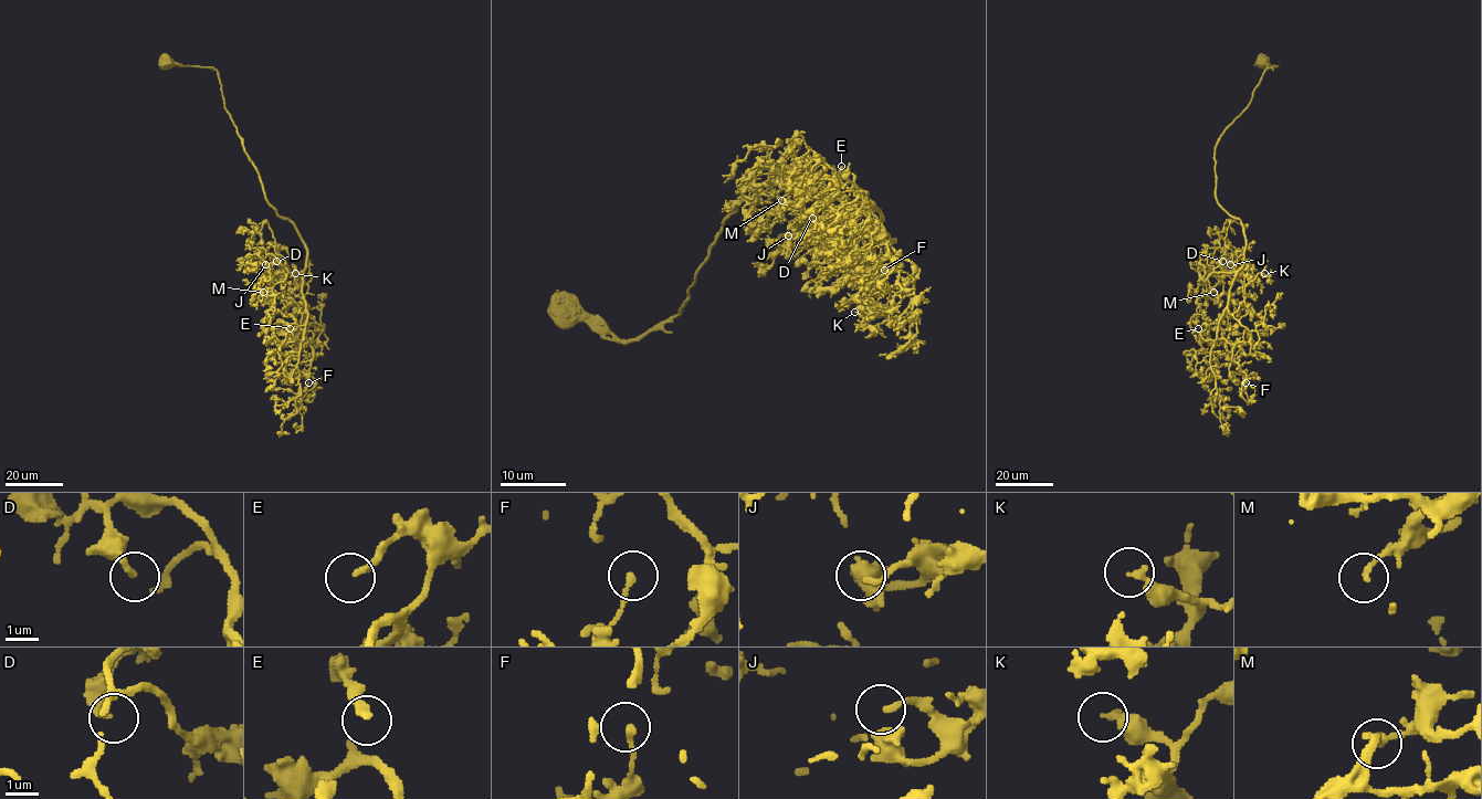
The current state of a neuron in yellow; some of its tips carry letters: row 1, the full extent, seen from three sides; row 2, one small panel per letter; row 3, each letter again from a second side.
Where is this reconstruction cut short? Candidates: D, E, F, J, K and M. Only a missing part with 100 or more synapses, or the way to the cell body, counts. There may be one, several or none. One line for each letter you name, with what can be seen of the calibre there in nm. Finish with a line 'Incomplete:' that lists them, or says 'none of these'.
Incomplete: none of these

